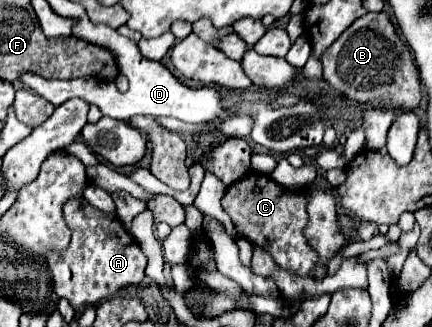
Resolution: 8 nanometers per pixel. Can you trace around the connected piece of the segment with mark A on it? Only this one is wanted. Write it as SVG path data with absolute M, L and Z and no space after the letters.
M79 197L65 203L65 223L71 229L69 247L59 255L47 255L53 273L53 287L59 297L65 297L75 309L79 309L83 305L97 305L121 287L141 283L147 257L115 215L105 215Z

